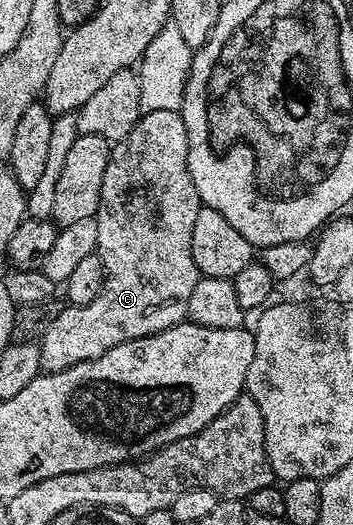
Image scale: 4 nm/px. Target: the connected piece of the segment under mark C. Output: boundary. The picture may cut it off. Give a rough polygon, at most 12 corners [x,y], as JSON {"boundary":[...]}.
{"boundary":[[142,113],[94,218],[101,294],[38,341],[44,373],[184,323],[201,275],[189,134]]}

